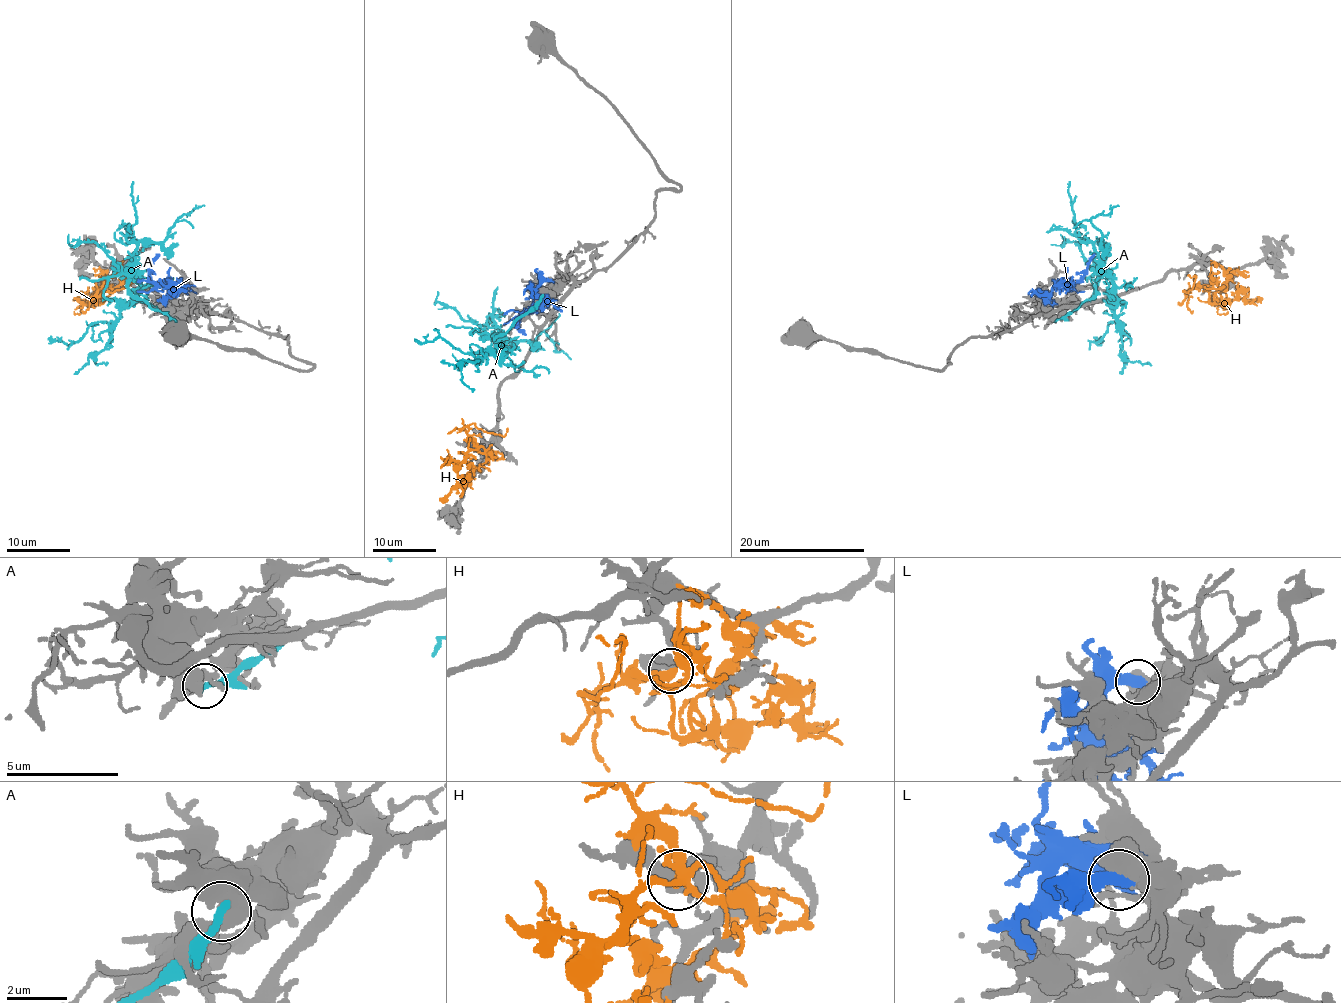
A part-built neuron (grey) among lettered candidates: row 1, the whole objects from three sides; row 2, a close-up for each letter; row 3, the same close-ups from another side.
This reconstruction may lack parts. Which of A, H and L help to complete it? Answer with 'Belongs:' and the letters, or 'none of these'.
Belongs: L

